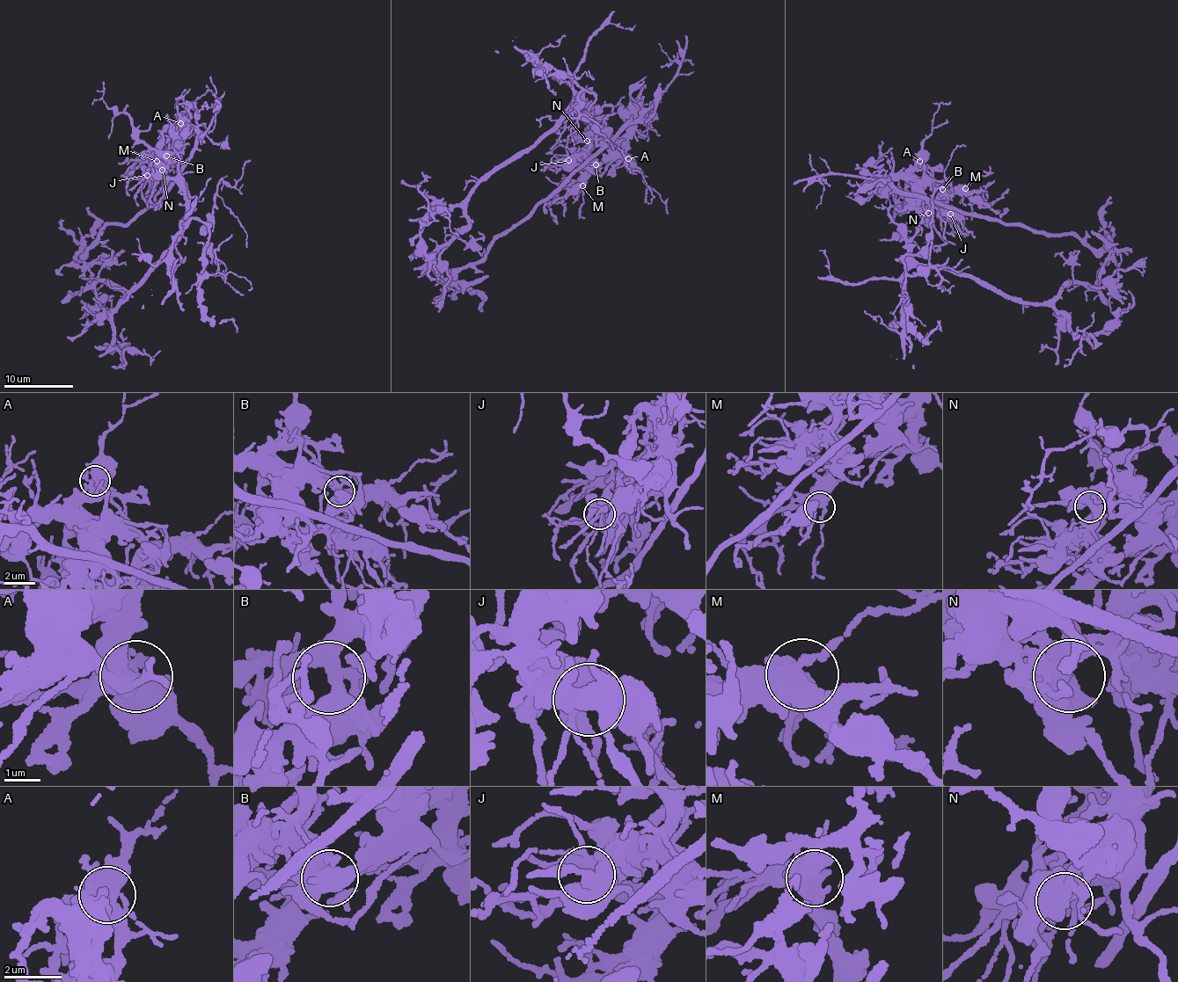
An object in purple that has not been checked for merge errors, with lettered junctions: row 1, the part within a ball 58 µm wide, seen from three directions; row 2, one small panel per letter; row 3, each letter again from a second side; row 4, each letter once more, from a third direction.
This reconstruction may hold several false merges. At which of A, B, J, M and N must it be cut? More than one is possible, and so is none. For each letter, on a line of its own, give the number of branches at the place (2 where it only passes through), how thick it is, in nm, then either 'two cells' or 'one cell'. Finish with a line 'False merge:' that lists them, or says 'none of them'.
A: 4 | 600 nm | two cells
B: 5 | 380 nm | one cell
J: 4 | 440 nm | one cell
M: 4 | 550 nm | one cell
N: 4 | 550 nm | one cell
False merge: A

